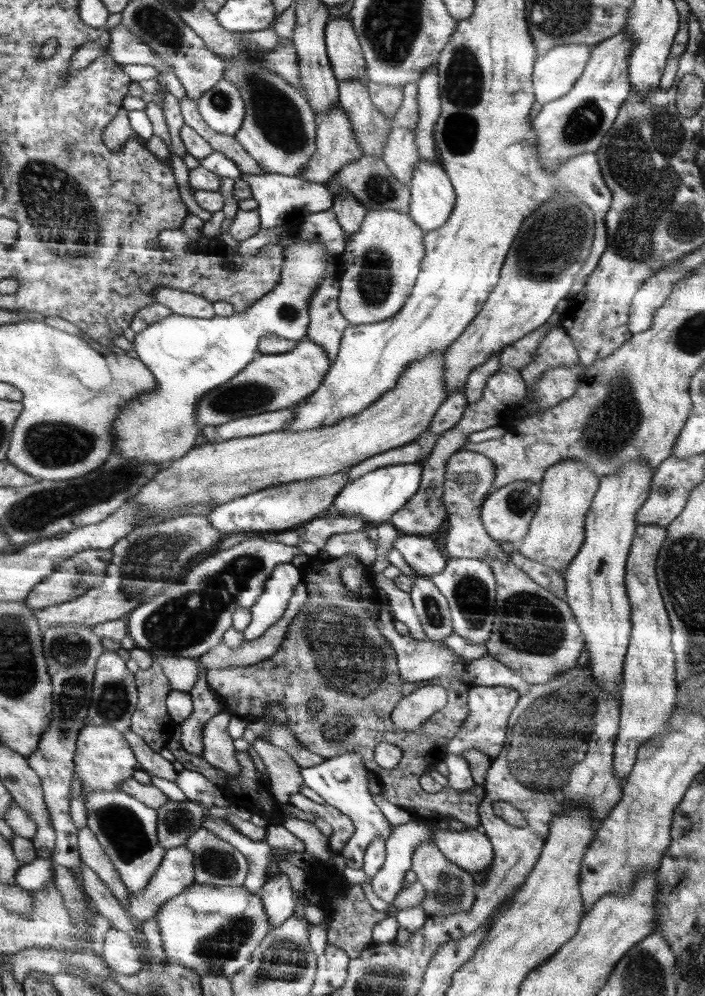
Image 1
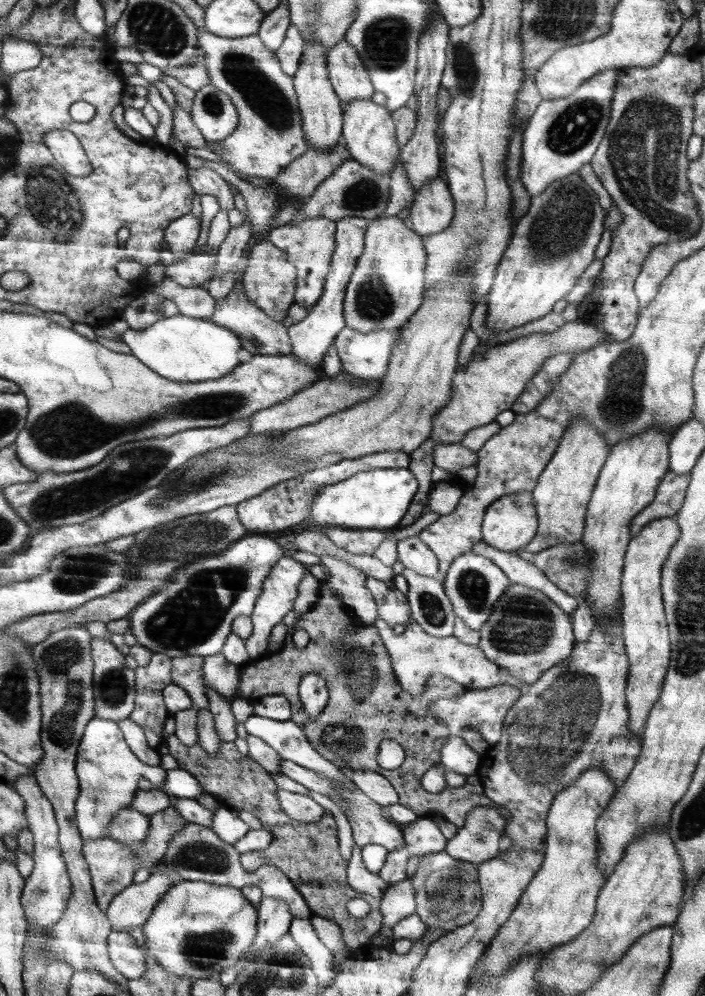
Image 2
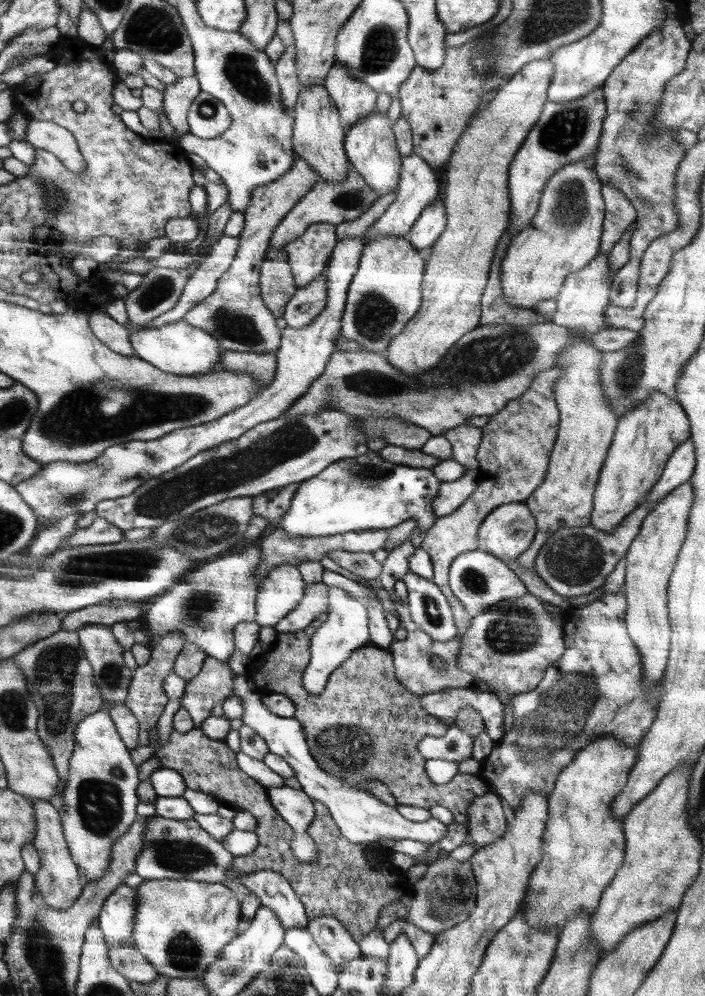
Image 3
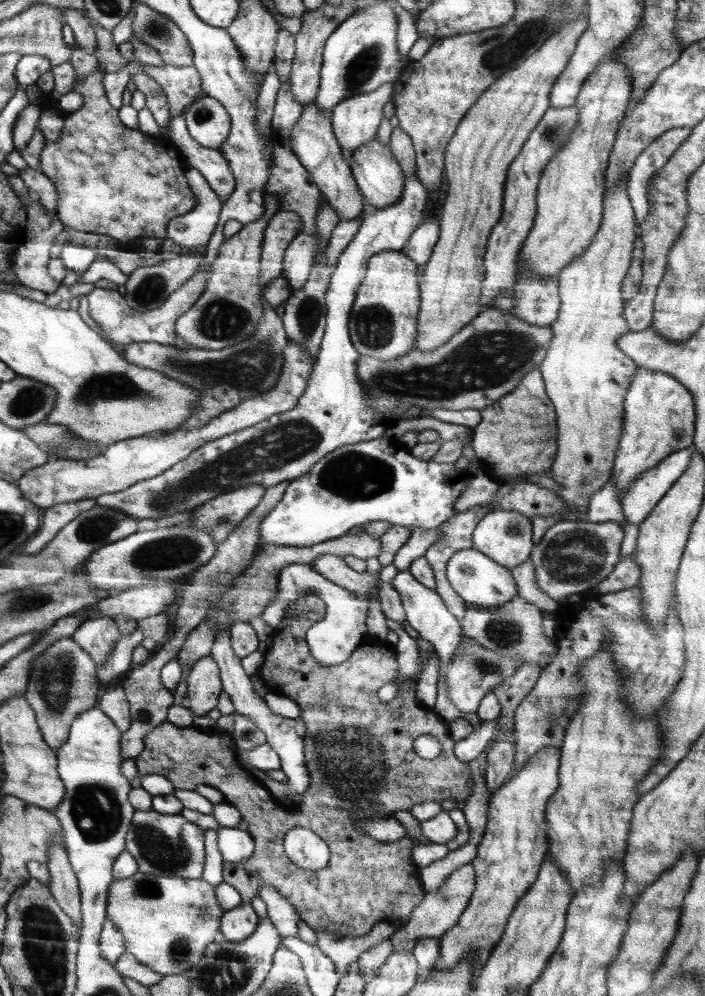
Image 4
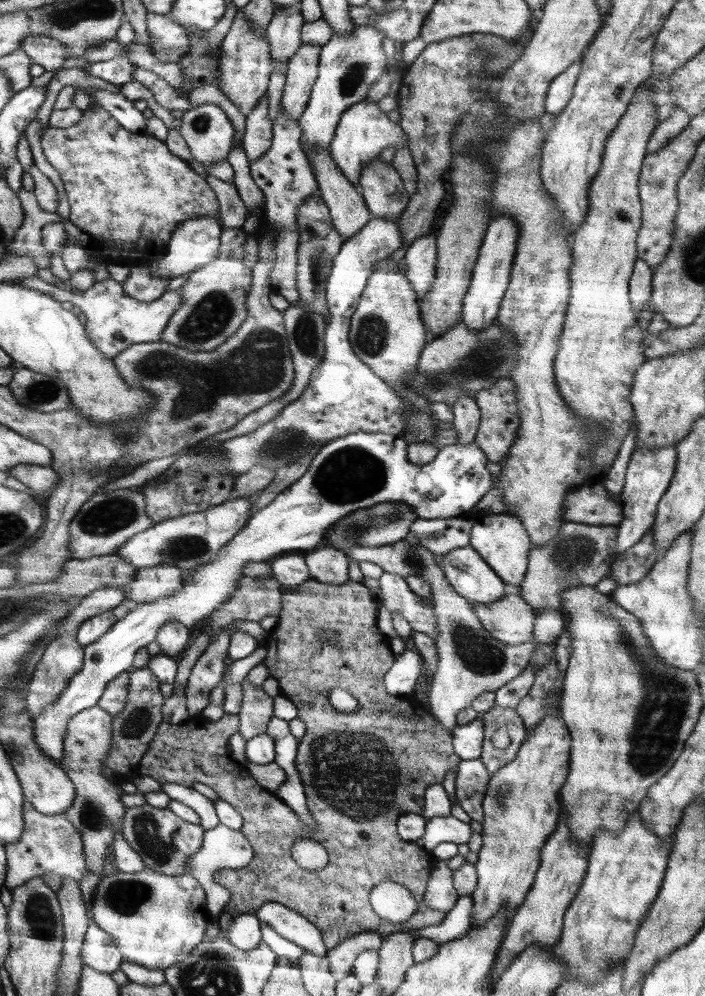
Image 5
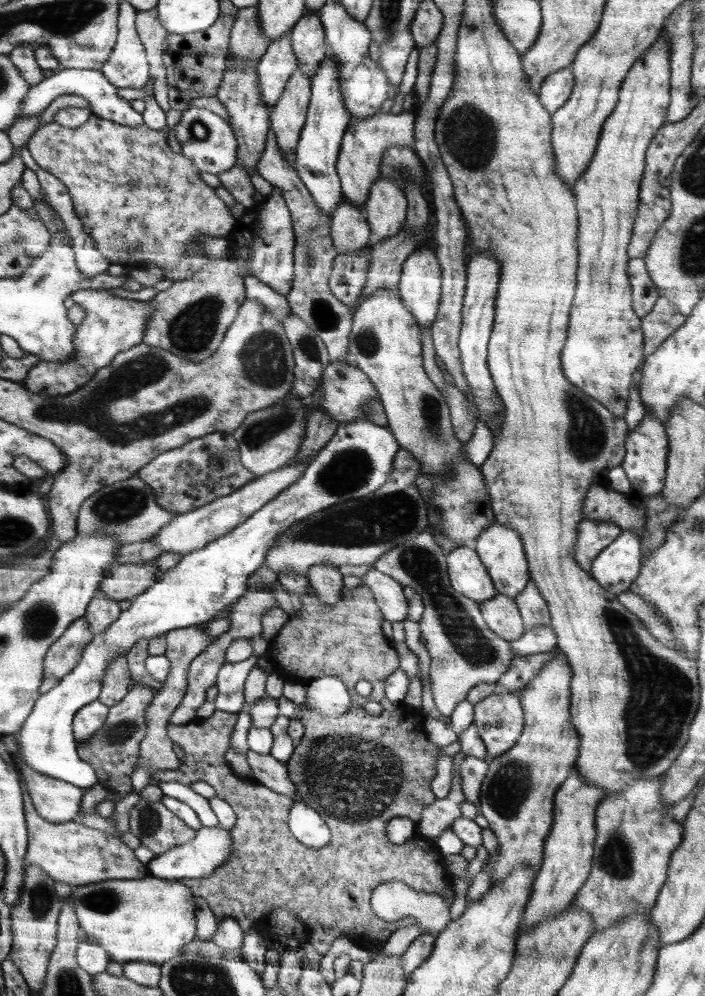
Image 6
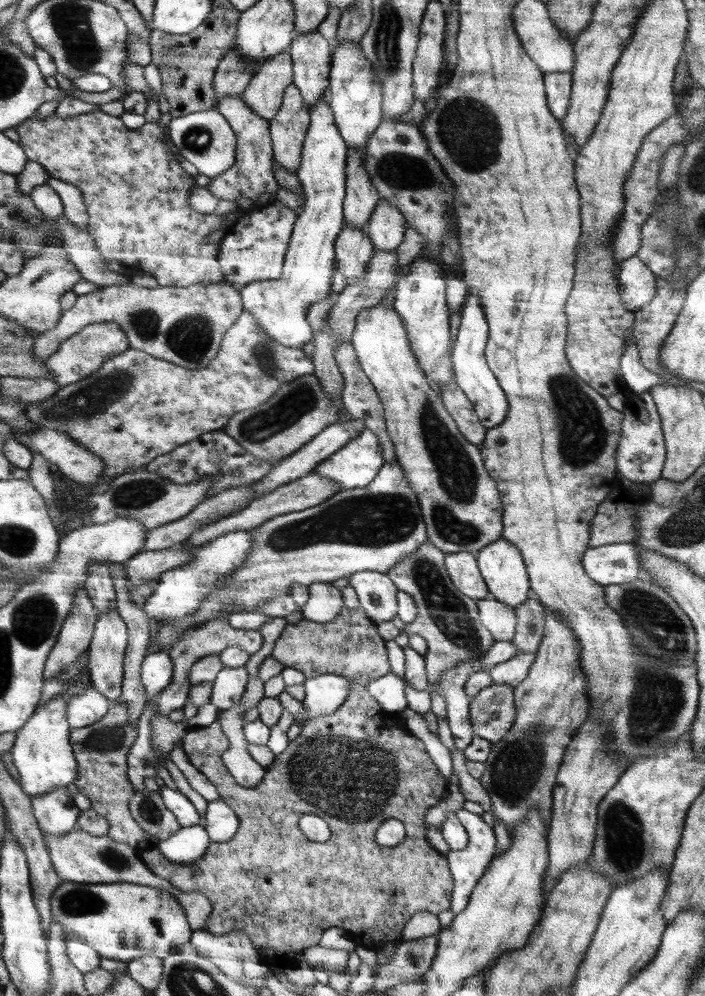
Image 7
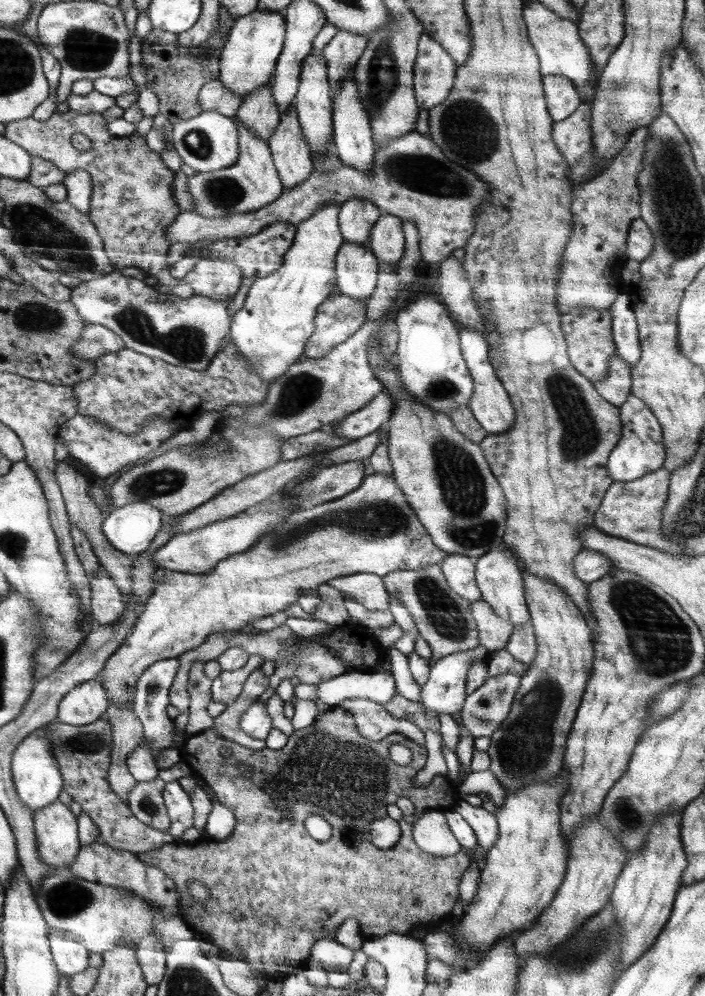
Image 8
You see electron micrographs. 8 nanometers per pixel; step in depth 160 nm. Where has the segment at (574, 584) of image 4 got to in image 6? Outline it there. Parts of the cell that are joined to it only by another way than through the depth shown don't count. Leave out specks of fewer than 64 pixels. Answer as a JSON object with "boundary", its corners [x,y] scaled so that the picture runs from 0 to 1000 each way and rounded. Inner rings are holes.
{"boundary":[[[831,522],[818,528],[817,544],[813,550],[813,560],[818,567],[838,576],[840,563],[854,551],[879,538],[884,533],[879,528],[867,524]],[[755,581],[749,583],[743,592],[732,597],[730,603],[743,623],[745,634],[755,633],[757,629],[777,629],[782,627],[779,608]]]}

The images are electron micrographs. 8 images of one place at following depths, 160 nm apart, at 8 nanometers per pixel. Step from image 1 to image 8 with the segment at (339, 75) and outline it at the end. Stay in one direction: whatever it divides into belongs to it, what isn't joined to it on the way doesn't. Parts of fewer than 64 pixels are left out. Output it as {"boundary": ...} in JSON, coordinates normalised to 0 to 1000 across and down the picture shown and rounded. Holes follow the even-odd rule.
{"boundary":[[[502,199],[481,207],[479,225],[491,243],[522,246],[528,227],[542,214],[535,207],[519,200]]]}

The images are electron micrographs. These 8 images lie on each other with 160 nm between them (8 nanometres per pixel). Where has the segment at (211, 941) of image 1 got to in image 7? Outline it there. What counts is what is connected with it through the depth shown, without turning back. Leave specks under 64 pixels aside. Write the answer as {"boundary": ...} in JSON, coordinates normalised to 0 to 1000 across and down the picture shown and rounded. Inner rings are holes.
{"boundary":[[[88,884],[74,900],[72,917],[74,926],[84,926],[99,939],[125,946],[145,961],[180,966],[207,959],[233,963],[271,946],[274,934],[255,909],[244,897],[217,890],[183,886],[128,888]]]}

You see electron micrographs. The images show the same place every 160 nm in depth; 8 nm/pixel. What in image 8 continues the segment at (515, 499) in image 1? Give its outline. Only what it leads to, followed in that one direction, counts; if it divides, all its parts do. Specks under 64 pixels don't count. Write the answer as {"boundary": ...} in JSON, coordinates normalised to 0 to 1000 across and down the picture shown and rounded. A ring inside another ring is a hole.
{"boundary":[[[699,552],[679,558],[674,565],[674,579],[678,590],[682,592],[682,602],[689,603],[709,620],[721,621],[729,630],[740,629],[753,620],[736,564],[723,553]]]}

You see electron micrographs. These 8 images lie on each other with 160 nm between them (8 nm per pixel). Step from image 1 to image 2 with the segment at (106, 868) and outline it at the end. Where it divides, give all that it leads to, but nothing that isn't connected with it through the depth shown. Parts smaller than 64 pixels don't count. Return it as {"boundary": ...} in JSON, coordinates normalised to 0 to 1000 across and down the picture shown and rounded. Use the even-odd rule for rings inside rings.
{"boundary":[[[244,807],[233,813],[216,817],[213,822],[214,829],[211,830],[211,836],[206,839],[206,843],[197,845],[197,847],[169,847],[152,839],[118,846],[118,860],[122,862],[129,874],[129,885],[132,886],[132,894],[135,895],[135,902],[138,904],[136,910],[145,916],[153,913],[157,904],[169,896],[173,896],[173,894],[189,887],[189,880],[194,871],[217,871],[231,861],[238,853],[241,844],[267,826]]]}

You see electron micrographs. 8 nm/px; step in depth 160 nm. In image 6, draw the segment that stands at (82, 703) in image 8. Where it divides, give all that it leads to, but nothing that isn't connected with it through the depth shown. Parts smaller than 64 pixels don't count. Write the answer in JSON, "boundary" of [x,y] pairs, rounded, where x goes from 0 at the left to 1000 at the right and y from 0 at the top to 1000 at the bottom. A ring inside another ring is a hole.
{"boundary":[[[139,703],[132,704],[106,717],[105,738],[109,748],[129,743],[152,723],[155,710]]]}

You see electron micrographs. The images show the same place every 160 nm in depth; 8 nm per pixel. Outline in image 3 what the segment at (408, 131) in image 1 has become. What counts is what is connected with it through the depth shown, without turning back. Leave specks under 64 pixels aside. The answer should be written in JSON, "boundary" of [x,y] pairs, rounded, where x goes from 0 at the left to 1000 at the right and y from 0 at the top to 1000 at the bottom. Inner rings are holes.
{"boundary":[[[559,193],[542,196],[509,219],[477,227],[478,241],[485,241],[489,237],[516,238],[525,232],[525,228],[545,216],[545,213],[559,203],[559,200],[562,200]]]}

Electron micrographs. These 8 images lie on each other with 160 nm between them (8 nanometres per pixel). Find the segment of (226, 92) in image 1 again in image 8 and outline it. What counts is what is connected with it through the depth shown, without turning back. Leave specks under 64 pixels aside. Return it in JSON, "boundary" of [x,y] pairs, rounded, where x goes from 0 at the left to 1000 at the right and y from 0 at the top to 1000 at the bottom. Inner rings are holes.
{"boundary":[[[292,111],[245,123],[244,141],[247,150],[258,163],[284,174],[296,175],[312,170],[323,170],[339,159],[338,130],[330,117],[306,111]]]}

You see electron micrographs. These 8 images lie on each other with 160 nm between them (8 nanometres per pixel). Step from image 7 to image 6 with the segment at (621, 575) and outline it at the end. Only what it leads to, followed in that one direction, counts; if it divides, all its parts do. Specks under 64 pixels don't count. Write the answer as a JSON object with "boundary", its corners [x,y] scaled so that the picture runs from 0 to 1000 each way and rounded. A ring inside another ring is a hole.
{"boundary":[[[884,531],[879,538],[867,544],[840,563],[838,576],[857,592],[875,597],[879,594],[892,592],[898,582],[908,576],[909,565],[909,540],[905,535]]]}

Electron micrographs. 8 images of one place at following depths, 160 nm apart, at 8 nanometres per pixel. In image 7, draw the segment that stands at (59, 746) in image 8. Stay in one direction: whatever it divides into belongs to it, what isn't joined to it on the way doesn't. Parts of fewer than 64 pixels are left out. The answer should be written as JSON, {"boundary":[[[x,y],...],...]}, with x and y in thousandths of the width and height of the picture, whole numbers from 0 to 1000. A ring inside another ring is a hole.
{"boundary":[[[166,705],[145,723],[119,731],[102,731],[99,744],[106,754],[111,775],[105,787],[113,791],[113,796],[129,803],[135,815],[155,825],[152,838],[167,845],[182,846],[200,855],[221,852],[227,843],[204,835],[183,814],[183,804],[191,793],[182,785],[180,757],[193,740],[194,733],[183,724],[179,709]]]}

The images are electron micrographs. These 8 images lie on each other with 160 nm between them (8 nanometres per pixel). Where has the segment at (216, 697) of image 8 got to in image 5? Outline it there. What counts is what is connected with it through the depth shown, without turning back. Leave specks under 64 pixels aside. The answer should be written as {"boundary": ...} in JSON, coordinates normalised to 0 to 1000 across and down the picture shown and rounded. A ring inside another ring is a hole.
{"boundary":[[[370,647],[355,659],[329,665],[329,668],[323,670],[323,674],[318,675],[315,686],[318,686],[319,699],[315,711],[319,717],[339,717],[346,699],[343,686],[355,673],[370,667],[377,662],[377,659],[379,652],[374,647]]]}

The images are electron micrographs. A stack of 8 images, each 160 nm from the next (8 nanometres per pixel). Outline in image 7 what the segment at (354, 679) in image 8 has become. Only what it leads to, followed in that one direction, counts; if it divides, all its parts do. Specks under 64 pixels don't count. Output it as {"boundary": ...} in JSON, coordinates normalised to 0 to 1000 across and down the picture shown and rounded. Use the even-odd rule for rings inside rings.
{"boundary":[[[457,677],[431,685],[433,701],[427,705],[434,710],[438,721],[477,716],[496,697],[498,686],[477,677]],[[548,677],[519,689],[519,695],[536,705],[550,718],[576,716],[577,705],[573,699],[573,683],[562,677]]]}

